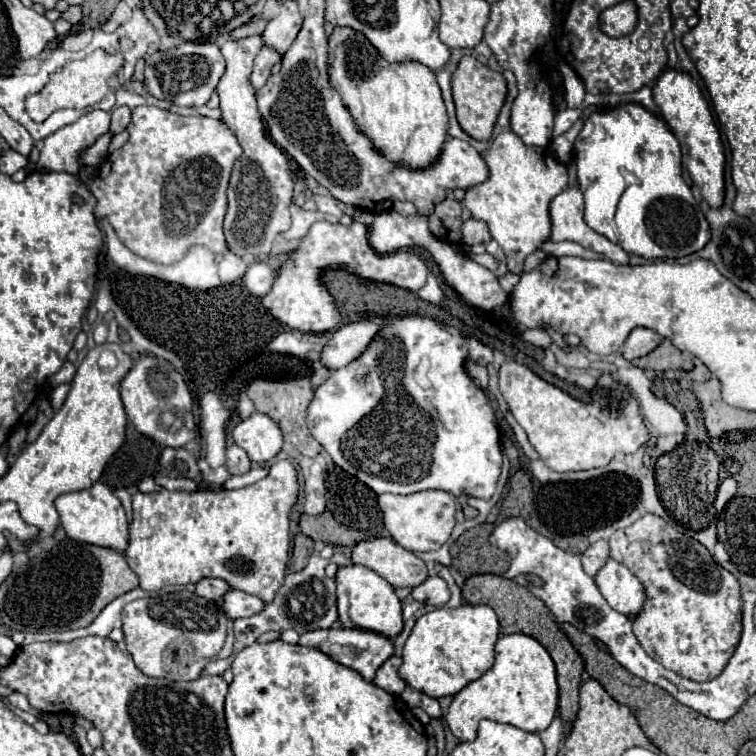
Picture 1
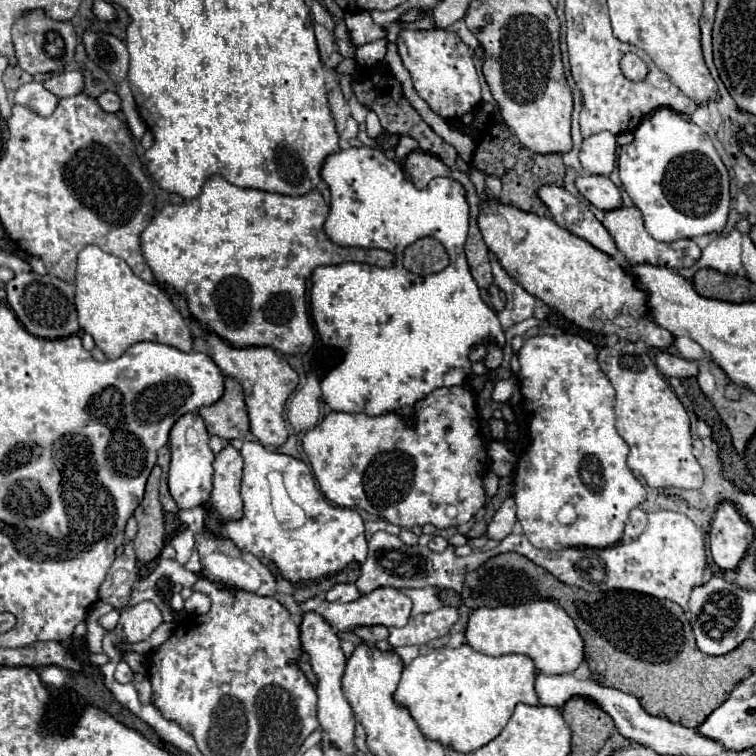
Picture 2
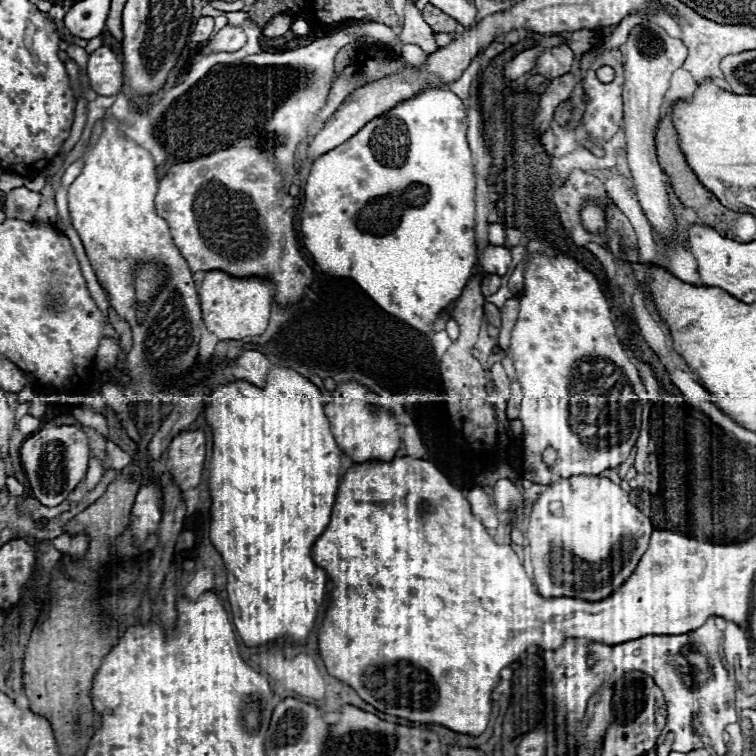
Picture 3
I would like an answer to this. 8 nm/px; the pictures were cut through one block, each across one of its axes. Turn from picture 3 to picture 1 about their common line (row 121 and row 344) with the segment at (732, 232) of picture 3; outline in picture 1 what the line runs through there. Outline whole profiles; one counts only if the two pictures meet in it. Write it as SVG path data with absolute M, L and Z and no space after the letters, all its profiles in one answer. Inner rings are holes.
M664 340L650 354L632 360L632 364L642 370L684 370L686 372L686 370L694 368L692 356L674 348L670 340Z

